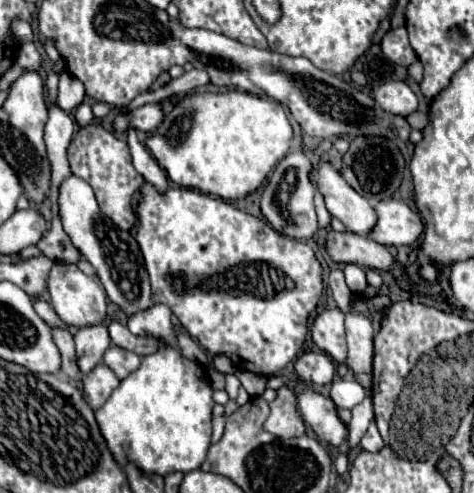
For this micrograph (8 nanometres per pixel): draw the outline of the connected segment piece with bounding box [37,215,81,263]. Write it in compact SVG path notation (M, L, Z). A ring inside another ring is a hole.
M61 217L51 221L51 229L43 235L43 239L37 243L39 251L49 257L55 263L77 263L81 259L79 251L73 247L69 235L63 231Z

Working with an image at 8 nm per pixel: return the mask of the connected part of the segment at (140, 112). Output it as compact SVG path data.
M151 103L151 105L137 107L131 113L127 113L127 111L117 113L115 121L113 121L113 127L115 127L117 133L125 133L129 127L147 133L147 131L155 131L161 121L163 121L161 105L159 103Z

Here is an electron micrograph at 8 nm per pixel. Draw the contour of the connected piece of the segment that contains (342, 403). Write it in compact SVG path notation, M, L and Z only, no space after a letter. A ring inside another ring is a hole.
M335 379L329 395L337 407L353 409L365 399L365 389L353 379Z

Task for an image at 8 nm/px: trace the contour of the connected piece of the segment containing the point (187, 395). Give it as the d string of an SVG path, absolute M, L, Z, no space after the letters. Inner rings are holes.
M161 347L151 355L141 359L141 367L133 371L127 379L119 383L119 387L111 393L107 403L95 411L97 425L101 429L103 439L107 441L113 459L125 467L127 463L135 463L143 473L169 475L175 471L189 473L201 467L211 439L211 409L213 409L213 389L207 383L207 373L197 363L185 359L179 349Z

